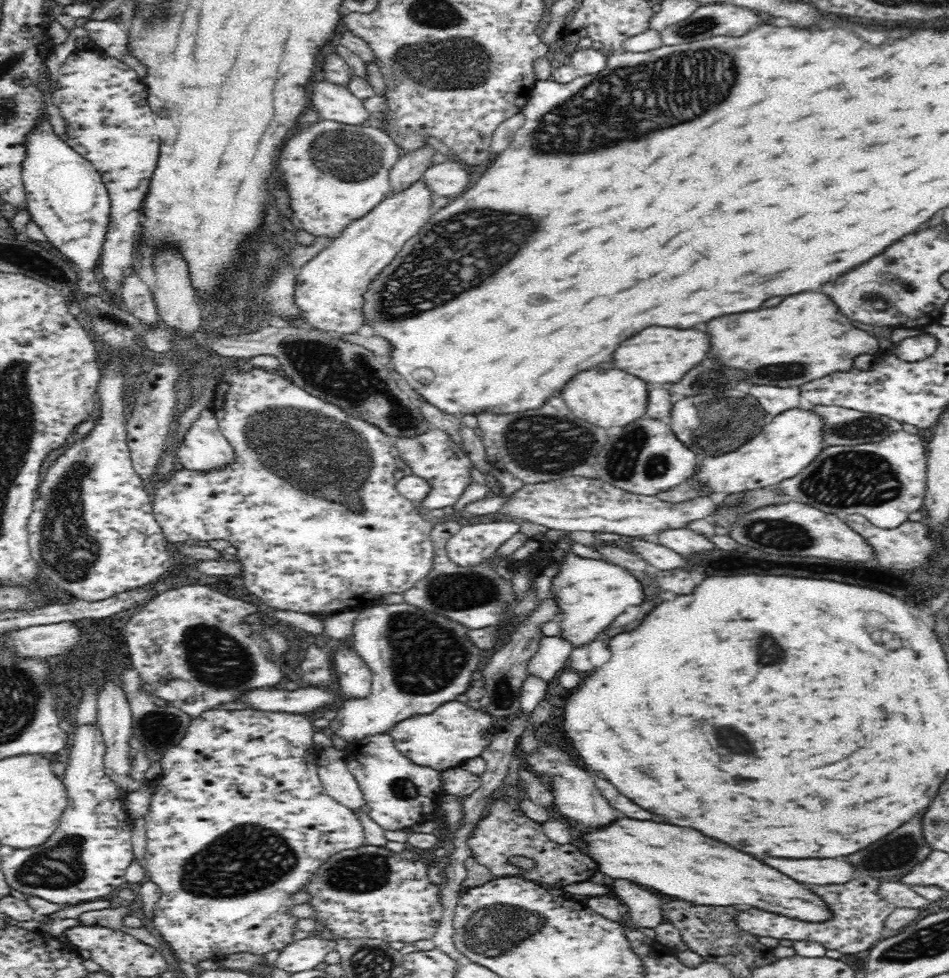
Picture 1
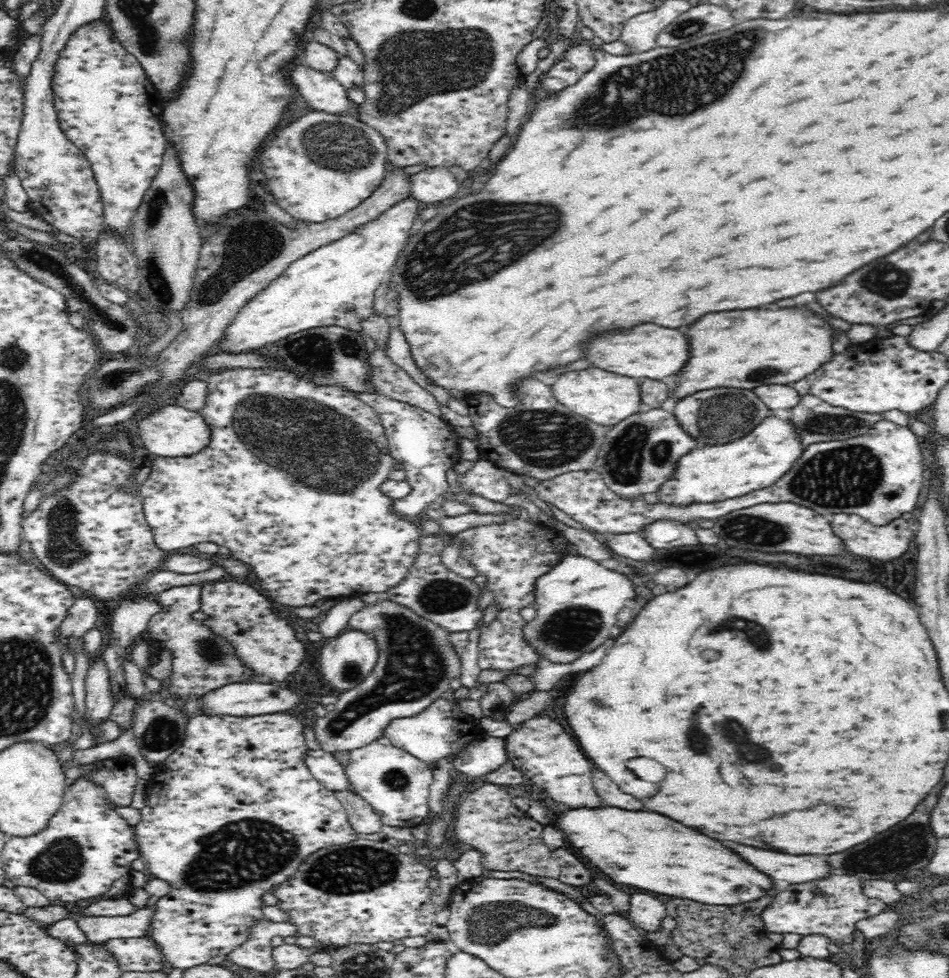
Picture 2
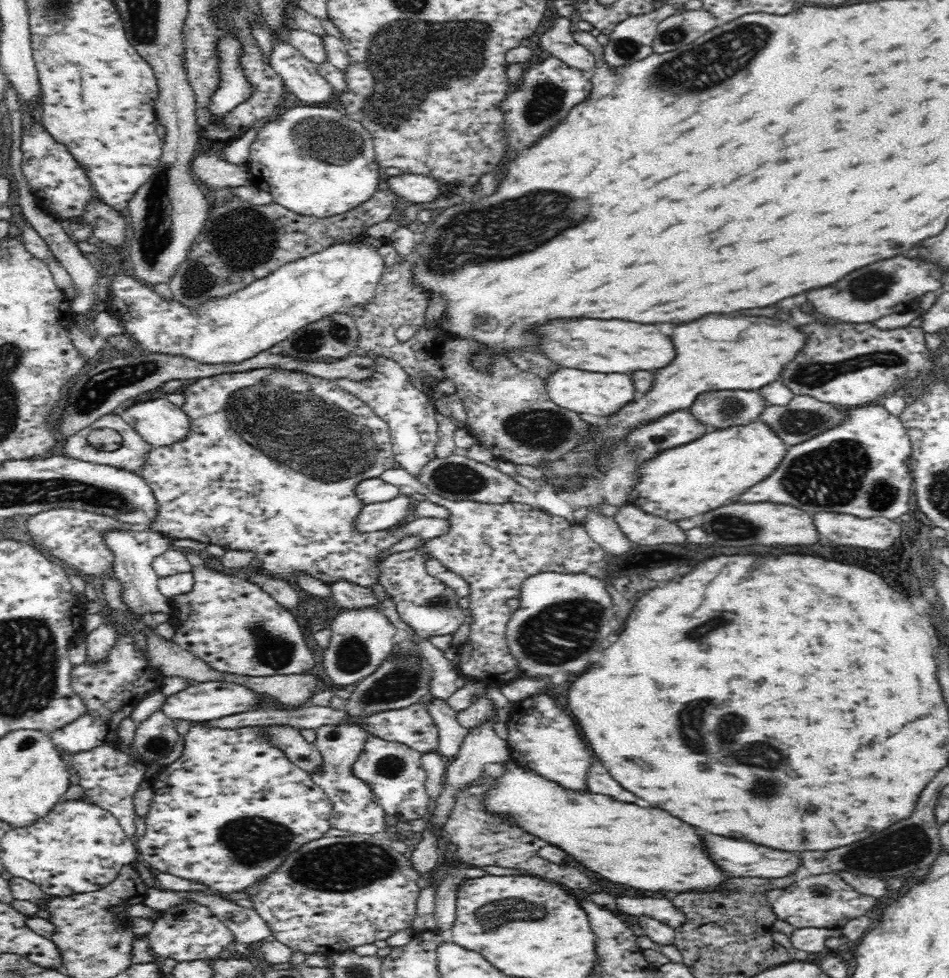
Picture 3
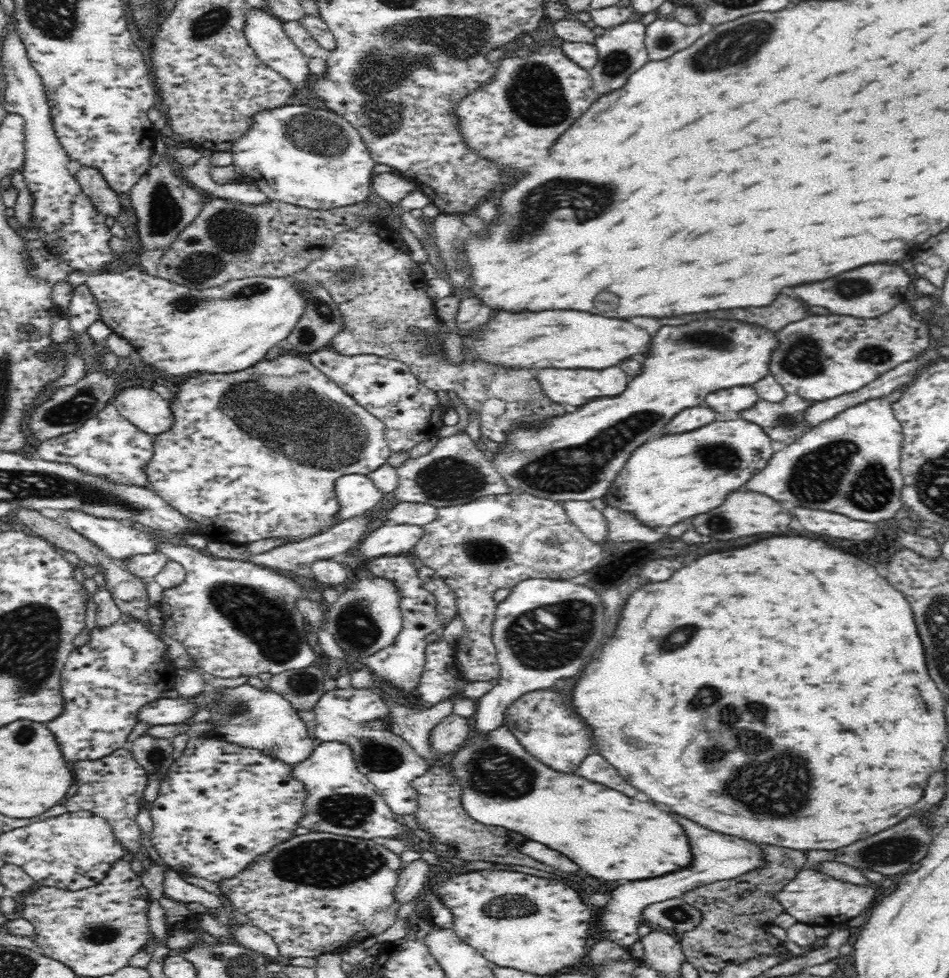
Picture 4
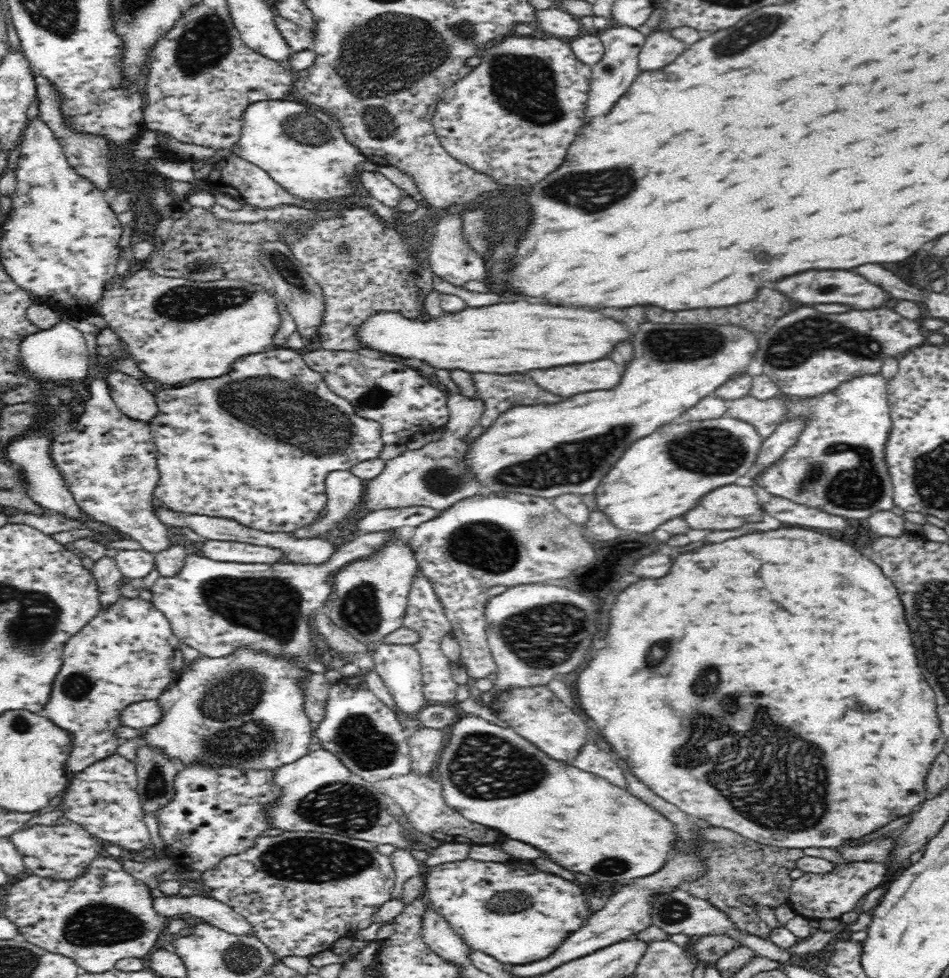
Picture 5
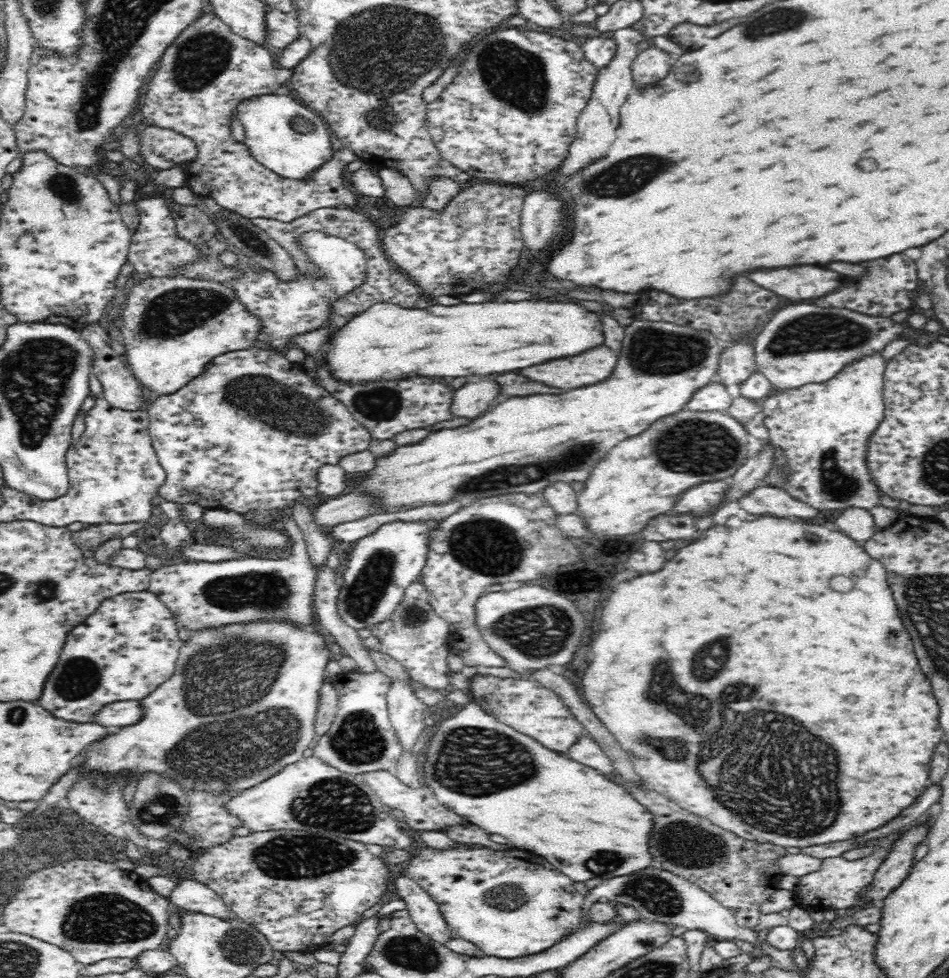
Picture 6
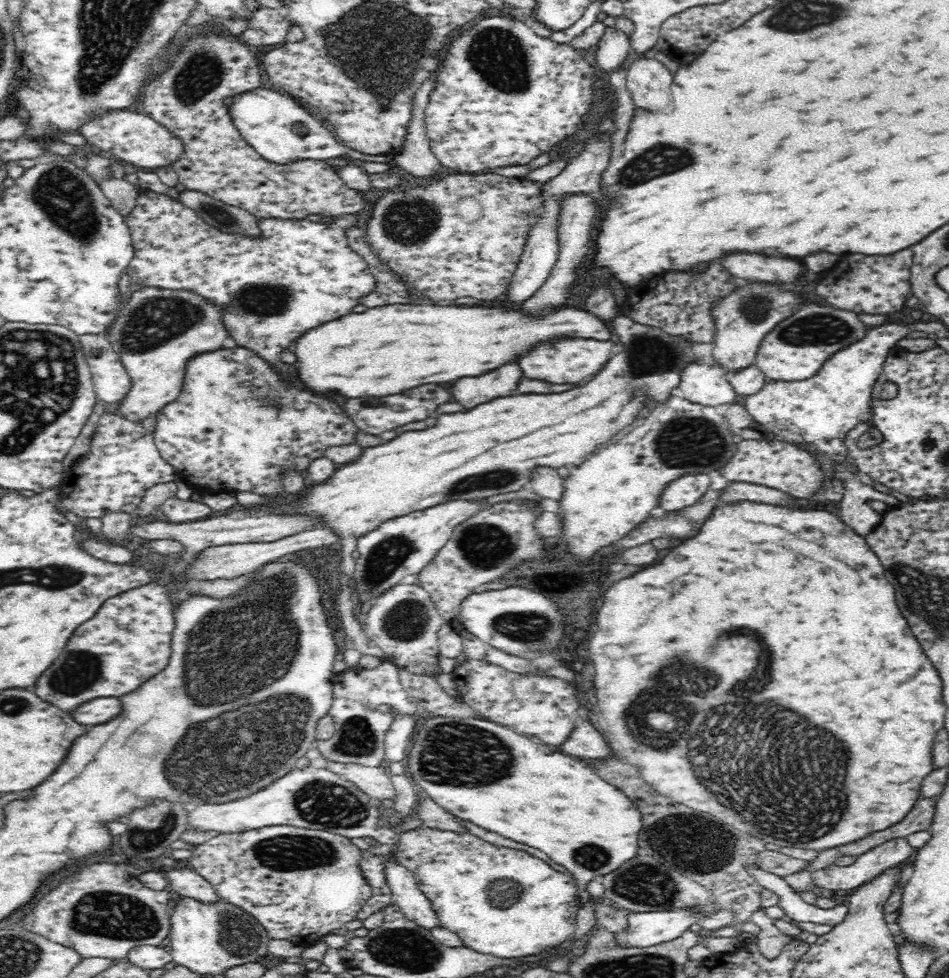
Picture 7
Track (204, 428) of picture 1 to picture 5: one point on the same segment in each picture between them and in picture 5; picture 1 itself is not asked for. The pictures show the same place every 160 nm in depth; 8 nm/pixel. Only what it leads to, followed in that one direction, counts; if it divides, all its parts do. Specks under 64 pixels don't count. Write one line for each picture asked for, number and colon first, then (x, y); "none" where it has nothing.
2: (172, 431)
3: (159, 422)
4: (143, 407)
5: (133, 399)

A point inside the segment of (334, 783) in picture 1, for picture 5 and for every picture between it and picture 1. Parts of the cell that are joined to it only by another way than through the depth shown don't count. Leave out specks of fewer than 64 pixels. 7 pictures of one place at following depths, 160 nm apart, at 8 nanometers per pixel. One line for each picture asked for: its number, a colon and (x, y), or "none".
2: (329, 770)
3: (303, 754)
4: (262, 719)
5: (247, 710)

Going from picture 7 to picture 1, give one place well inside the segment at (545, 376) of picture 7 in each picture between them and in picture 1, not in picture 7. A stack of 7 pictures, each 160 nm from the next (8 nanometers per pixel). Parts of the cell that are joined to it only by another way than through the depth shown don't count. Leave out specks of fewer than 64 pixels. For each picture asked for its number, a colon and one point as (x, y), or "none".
1: (609, 399)
2: (603, 397)
3: (605, 395)
4: (576, 387)
5: (570, 380)
6: (592, 368)

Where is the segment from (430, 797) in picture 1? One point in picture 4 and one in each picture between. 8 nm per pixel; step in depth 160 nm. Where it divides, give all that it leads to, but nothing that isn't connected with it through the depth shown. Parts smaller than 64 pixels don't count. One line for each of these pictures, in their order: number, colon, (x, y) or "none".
2: (396, 785)
3: (393, 772)
4: (355, 717)

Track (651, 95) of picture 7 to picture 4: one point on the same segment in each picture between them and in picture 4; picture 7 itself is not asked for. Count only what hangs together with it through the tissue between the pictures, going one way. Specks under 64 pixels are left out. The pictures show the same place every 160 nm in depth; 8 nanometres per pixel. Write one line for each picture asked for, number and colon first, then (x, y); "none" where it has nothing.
4: (664, 37)
5: (660, 47)
6: (650, 65)

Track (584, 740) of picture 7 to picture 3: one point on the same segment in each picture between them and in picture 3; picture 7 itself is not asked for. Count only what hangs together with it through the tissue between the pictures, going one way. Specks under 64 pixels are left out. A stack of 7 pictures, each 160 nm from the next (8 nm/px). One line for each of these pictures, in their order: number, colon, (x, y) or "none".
3: (599, 781)
4: (595, 769)
5: (593, 759)
6: (586, 751)

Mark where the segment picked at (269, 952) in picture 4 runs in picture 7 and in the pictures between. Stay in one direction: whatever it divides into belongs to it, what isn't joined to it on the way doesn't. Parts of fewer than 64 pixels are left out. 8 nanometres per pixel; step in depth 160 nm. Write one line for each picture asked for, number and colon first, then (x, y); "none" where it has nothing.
5: (211, 911)
6: (189, 895)
7: (186, 883)

